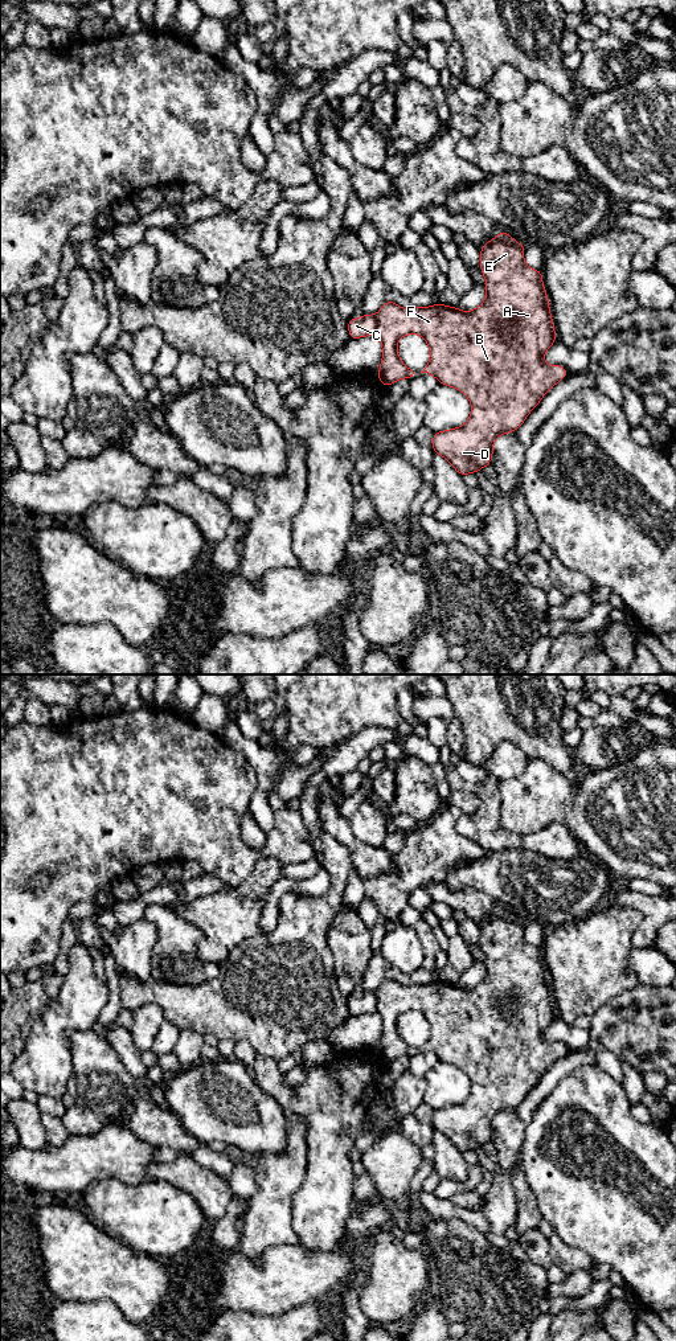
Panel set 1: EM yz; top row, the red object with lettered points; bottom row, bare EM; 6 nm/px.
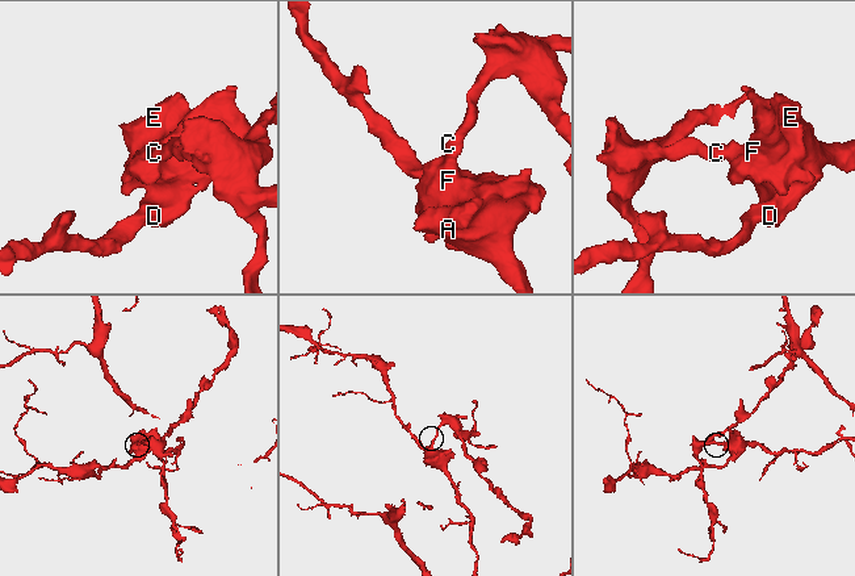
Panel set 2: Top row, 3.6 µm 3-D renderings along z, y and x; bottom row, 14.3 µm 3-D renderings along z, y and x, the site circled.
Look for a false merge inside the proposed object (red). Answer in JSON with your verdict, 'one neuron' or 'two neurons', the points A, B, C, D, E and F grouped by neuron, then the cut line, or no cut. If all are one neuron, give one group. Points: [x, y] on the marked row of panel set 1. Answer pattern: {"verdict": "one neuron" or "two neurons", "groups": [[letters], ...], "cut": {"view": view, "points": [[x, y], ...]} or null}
{"verdict": "two neurons", "groups": [["A", "B", "D", "E", "F"], ["C"]], "cut": {"view": "yz", "points": [[375, 316], [377, 332]]}}

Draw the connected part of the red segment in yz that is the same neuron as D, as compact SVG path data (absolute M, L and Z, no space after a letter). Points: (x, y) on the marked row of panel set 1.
M503 230L480 247L480 271L487 280L487 298L470 312L441 303L425 308L411 307L406 309L398 307L390 299L382 304L376 315L376 329L384 353L377 377L385 387L401 378L411 380L418 374L401 361L397 352L398 340L413 333L422 336L430 348L429 364L421 373L434 376L441 385L458 389L471 401L471 415L463 426L433 432L434 454L447 459L462 476L475 473L492 463L495 440L501 434L516 431L541 398L569 374L562 365L548 365L542 358L557 340L556 329L542 283L542 271L530 268L524 262L524 250L525 245L519 243L509 233Z

